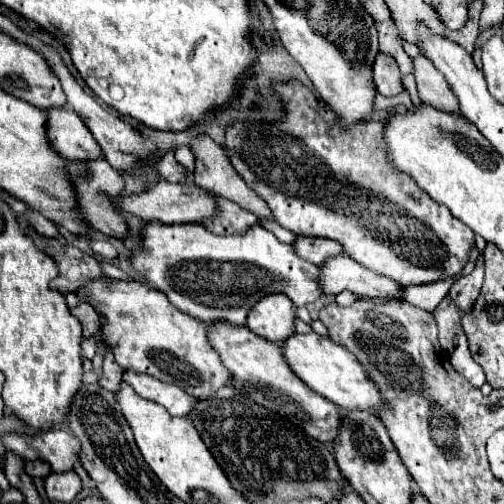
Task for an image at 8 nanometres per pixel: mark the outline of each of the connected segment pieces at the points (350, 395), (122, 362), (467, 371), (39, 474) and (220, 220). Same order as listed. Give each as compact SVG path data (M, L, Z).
M315 332L291 334L281 344L281 350L293 374L297 374L297 378L301 378L313 392L321 394L333 404L345 410L377 410L383 404L377 386L373 384L373 380L369 380L367 372L359 366L357 358L351 352L347 352L343 346L331 342L329 338L319 336Z
M97 278L97 282L87 282L77 296L105 318L103 340L113 348L115 362L123 370L153 374L153 378L181 386L199 400L229 382L229 372L207 342L207 324L175 308L163 292L137 280Z
M461 332L457 336L457 344L455 344L455 350L453 354L449 356L451 360L451 366L461 374L465 376L471 384L475 384L477 388L481 388L485 384L485 372L481 370L481 366L471 358L469 354L469 348L467 348L467 336L465 332Z
M27 462L25 464L25 472L27 472L27 476L31 476L31 478L45 478L49 472L51 472L51 468L49 468L49 464L45 464L45 462Z
M213 194L213 198L221 202L221 214L217 214L217 218L201 220L201 224L205 224L205 228L213 230L215 234L241 234L241 230L247 230L257 222L257 216L249 210L243 210L239 204L217 194Z

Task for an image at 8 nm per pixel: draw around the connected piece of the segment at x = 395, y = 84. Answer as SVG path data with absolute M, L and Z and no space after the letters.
M379 54L373 62L373 80L375 80L377 92L383 96L397 96L399 92L405 90L401 84L399 66L391 56L385 56L385 54Z

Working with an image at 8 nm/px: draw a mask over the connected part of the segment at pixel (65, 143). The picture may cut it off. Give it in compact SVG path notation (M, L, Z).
M71 108L47 110L47 138L63 158L87 160L103 156L97 140Z

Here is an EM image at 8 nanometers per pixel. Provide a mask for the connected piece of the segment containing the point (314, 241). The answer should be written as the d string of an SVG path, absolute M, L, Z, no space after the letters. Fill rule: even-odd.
M297 236L293 242L293 250L299 258L305 258L317 266L329 256L341 254L341 246L337 242L325 238L309 238L309 236Z

